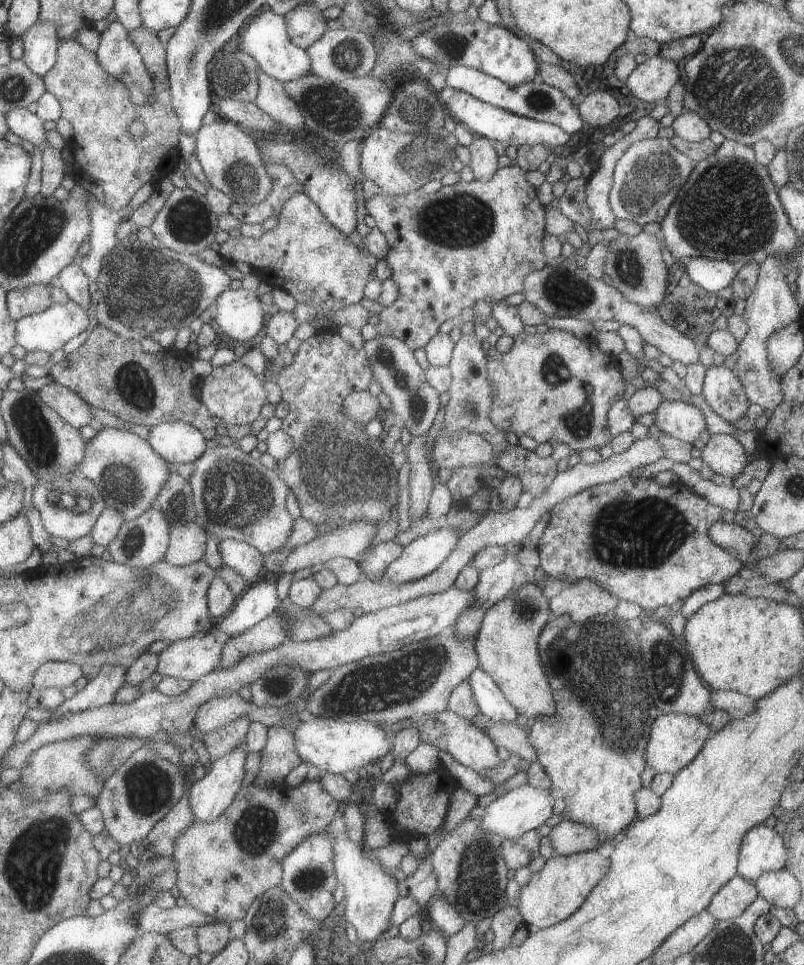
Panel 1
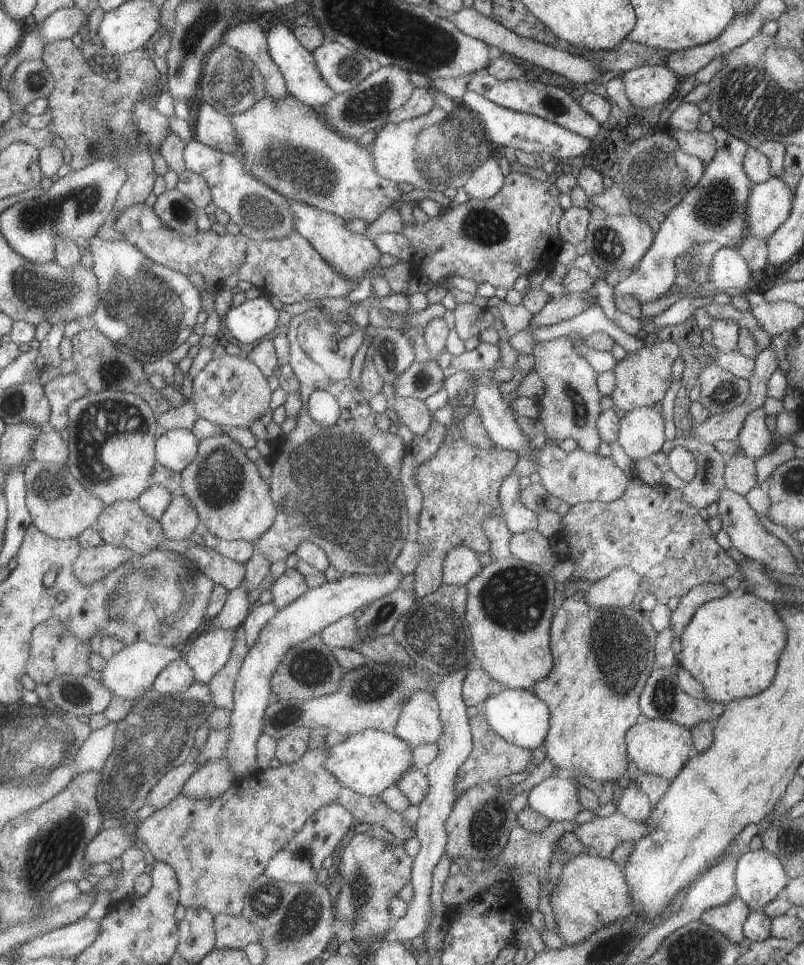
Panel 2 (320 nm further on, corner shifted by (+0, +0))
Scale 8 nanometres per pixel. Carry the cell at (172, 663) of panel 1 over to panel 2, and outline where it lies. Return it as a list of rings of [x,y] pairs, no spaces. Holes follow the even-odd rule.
[[[139,641],[137,644],[126,646],[113,656],[111,662],[106,662],[102,669],[103,680],[100,680],[108,686],[109,690],[113,690],[113,694],[127,699],[134,697],[143,697],[150,695],[154,690],[154,684],[160,672],[163,672],[171,662],[183,660],[186,652],[175,647],[167,647],[163,645],[154,645],[147,641]]]

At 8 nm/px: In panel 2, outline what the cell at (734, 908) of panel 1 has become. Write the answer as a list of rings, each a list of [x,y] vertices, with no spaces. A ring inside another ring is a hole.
[[[736,896],[725,905],[704,910],[698,920],[721,933],[728,941],[739,945],[744,937],[742,922],[749,913],[749,907]]]

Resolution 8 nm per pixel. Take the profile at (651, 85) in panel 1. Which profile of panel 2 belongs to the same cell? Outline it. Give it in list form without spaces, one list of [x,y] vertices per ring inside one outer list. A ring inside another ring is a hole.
[[[645,65],[625,71],[620,77],[632,107],[661,105],[675,92],[679,78],[665,65]]]

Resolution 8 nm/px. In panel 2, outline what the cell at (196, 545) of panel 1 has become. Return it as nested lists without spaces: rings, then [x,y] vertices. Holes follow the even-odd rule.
[[[182,492],[175,494],[160,521],[167,538],[178,541],[190,538],[195,528],[199,526],[199,522],[202,522],[196,506]]]

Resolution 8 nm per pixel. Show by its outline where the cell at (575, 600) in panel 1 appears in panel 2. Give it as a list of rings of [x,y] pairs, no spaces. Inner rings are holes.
[[[619,567],[597,579],[586,590],[584,599],[590,607],[629,607],[638,591],[640,576],[629,567]]]

